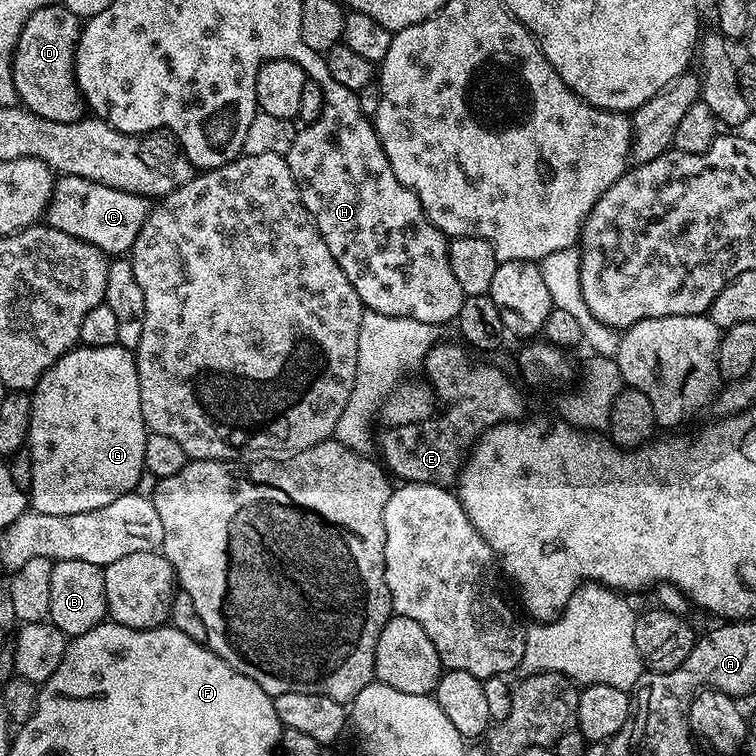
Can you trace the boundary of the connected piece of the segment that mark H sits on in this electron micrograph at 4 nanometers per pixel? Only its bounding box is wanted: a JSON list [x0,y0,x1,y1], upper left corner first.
[286,82,465,326]

